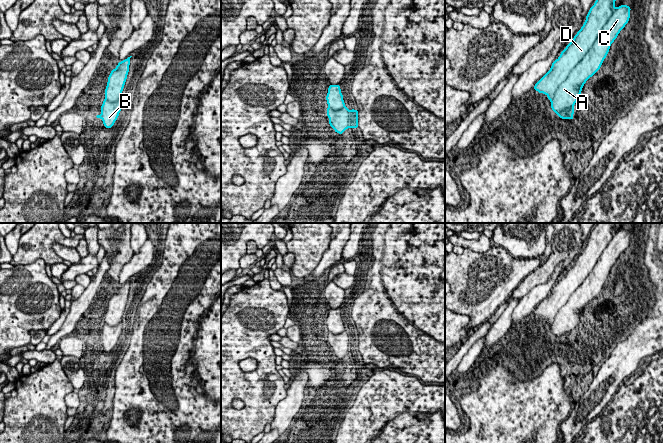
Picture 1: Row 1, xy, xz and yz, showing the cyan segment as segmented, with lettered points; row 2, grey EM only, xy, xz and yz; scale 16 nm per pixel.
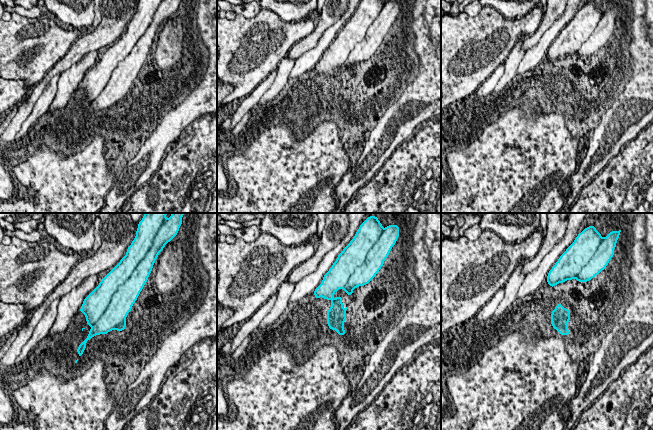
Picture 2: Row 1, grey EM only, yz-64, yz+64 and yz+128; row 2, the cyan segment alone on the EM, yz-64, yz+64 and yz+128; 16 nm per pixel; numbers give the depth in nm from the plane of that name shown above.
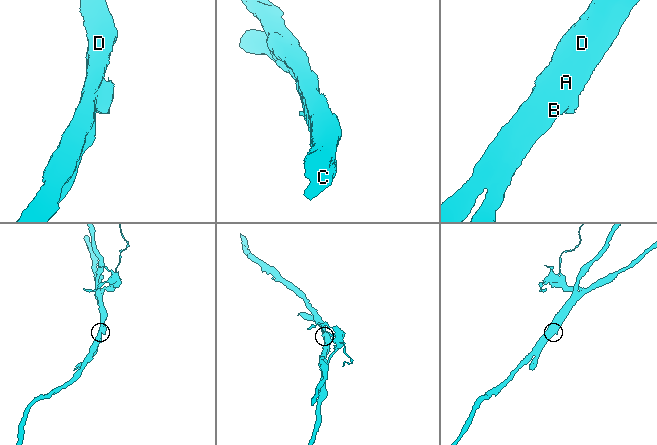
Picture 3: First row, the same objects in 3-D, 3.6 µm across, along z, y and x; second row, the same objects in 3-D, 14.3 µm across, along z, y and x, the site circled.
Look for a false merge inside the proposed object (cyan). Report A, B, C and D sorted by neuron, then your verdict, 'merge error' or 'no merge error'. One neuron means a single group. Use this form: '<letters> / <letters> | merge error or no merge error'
A B C / D | merge error

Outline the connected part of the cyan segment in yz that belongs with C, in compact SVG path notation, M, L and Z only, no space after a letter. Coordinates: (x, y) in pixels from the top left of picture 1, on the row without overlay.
M620 229L614 232L612 240L598 259L594 269L560 309L551 332L561 343L574 344L574 328L578 325L586 305L601 291L611 268L629 246L631 232Z

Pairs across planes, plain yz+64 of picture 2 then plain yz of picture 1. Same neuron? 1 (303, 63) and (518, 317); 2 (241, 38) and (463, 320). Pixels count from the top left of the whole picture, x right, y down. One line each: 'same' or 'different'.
1: same
2: different

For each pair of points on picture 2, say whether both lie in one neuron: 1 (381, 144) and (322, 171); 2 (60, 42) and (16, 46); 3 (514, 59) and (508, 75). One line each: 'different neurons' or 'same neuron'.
1: different neurons
2: same neuron
3: same neuron

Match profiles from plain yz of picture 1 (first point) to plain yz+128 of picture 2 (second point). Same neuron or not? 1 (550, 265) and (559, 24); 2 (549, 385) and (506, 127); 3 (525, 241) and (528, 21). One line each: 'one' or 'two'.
1: two
2: one
3: two

